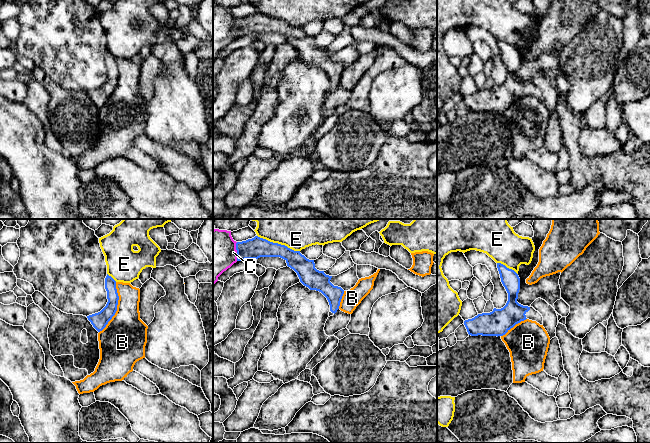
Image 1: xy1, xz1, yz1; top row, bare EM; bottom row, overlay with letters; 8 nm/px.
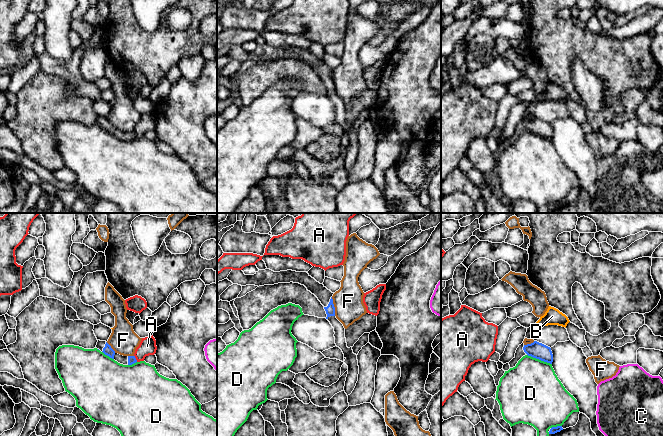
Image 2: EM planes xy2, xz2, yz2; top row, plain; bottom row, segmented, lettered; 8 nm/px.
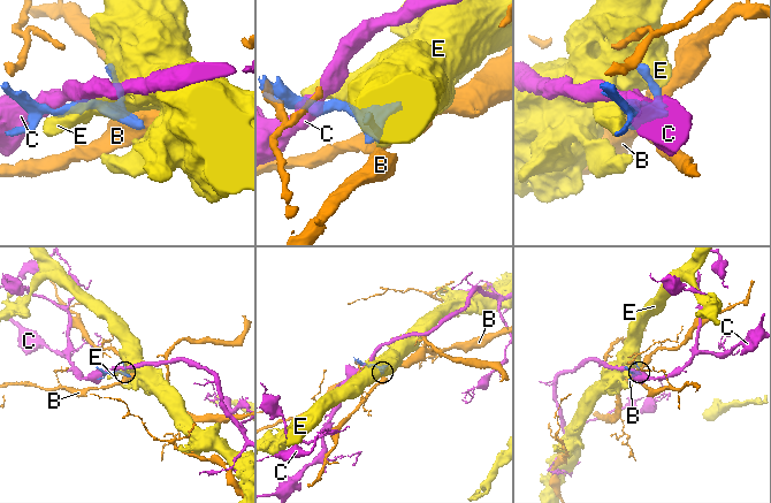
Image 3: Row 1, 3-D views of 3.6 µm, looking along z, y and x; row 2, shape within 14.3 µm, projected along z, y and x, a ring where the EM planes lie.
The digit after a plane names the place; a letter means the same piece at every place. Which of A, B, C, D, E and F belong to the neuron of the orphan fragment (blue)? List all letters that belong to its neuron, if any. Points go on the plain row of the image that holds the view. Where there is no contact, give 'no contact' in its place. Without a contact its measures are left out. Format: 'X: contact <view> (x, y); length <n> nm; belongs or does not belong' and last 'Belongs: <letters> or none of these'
A: contact xy2 (135, 134); length 60 nm; does not belong
B: contact xy1 (116, 83); length 440 nm; does not belong
C: contact xz1 (237, 27); length 150 nm; does not belong
D: contact yz2 (539, 135); length 220 nm; does not belong
E: contact xz1 (277, 19); length 360 nm; does not belong
F: contact xz2 (333, 82); length 160 nm; does not belong
Belongs: none of these

